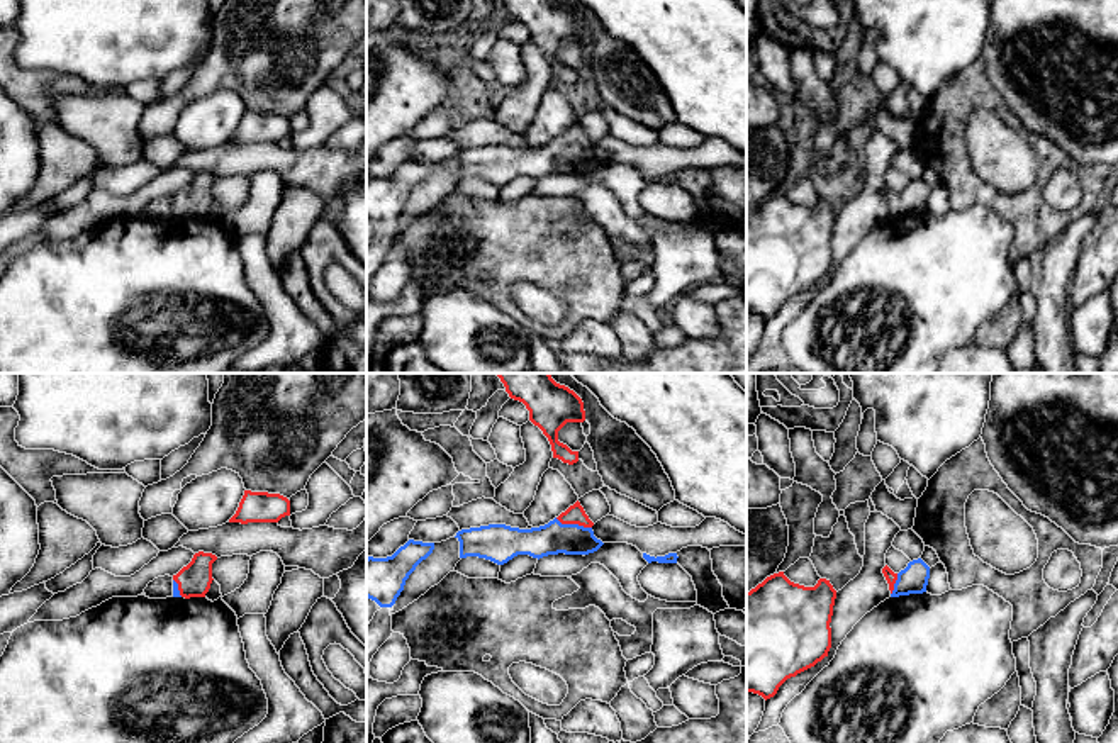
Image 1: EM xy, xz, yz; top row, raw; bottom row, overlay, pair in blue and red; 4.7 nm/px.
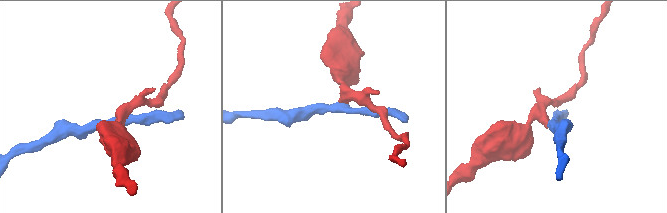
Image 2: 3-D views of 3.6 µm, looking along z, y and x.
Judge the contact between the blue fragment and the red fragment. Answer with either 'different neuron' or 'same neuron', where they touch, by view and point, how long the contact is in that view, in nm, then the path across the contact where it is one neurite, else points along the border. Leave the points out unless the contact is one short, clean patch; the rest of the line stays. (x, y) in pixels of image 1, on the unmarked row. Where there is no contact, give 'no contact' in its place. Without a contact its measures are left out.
same neuron; meets blue in xz at (574, 145); contact 180 nm long; runs through xz (553, 158), (564, 155), (574, 145), (575, 134)

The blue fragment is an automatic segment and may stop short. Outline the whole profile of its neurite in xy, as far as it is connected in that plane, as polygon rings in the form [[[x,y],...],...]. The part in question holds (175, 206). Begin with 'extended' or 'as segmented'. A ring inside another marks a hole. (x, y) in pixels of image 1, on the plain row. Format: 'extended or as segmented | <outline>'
extended | [[[195,173],[192,182],[173,195],[173,217],[205,217],[214,200],[212,183],[215,180],[212,173]]]

